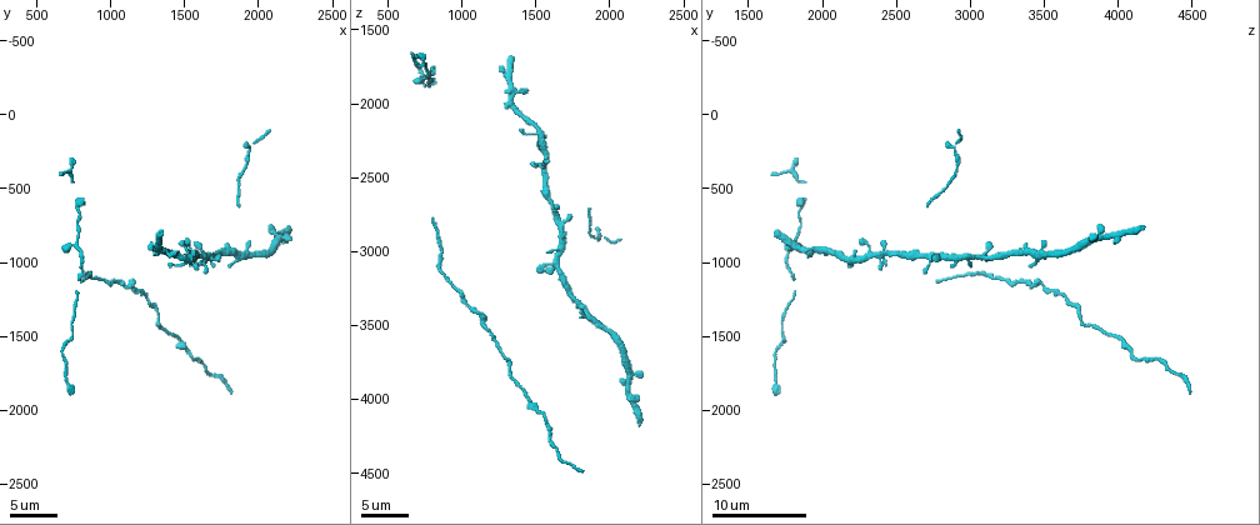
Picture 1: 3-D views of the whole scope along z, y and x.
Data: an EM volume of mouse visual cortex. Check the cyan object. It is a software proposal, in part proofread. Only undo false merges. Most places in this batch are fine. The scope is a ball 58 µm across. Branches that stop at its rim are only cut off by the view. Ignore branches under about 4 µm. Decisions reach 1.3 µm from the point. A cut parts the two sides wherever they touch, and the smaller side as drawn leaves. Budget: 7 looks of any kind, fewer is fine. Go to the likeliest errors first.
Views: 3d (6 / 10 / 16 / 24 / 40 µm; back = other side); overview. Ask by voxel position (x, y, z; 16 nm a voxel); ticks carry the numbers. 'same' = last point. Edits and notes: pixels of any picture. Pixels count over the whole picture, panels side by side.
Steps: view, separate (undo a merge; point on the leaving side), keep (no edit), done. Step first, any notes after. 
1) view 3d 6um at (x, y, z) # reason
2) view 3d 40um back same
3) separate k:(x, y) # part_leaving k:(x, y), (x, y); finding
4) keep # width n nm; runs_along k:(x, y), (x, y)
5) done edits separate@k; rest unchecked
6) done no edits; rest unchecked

view 3d 16um at (1600, 960, 3100) # four arms meet

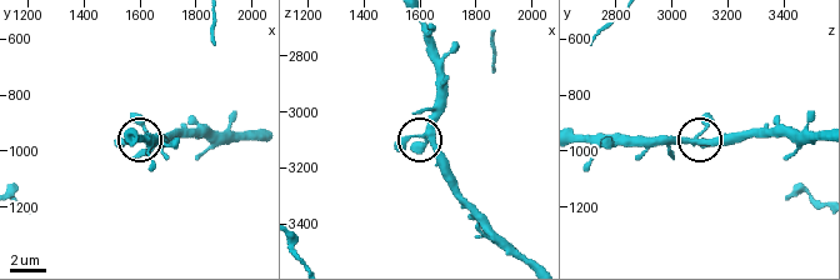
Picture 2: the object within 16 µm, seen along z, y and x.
keep # runs_along 2:(584, 139), (734, 139); one neuron here

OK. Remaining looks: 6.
view 3d 16um at (800, 860, 1820) # two arms in line, one across

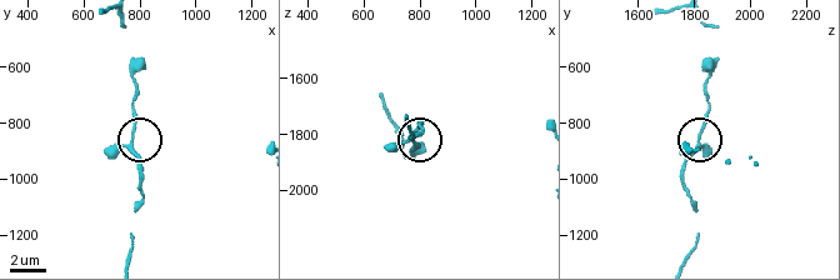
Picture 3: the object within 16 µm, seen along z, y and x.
keep # continuous, no second neuron

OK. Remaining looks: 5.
view 3d 16um at (1680, 960, 2820) # arms part here

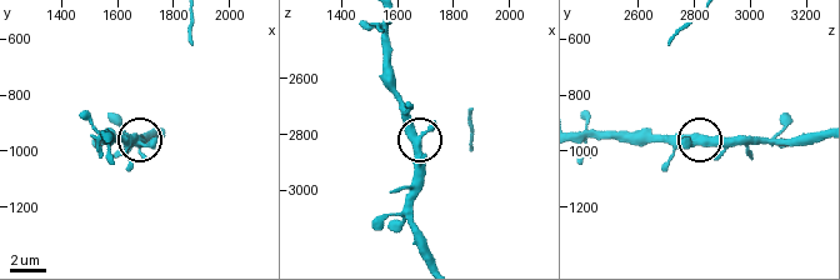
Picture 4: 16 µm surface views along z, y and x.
keep # width 380 nm; runs_along 4:(663, 139), (744, 135); one neuron here

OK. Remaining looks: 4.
view 3d 10um at (1160, 1120, 3460)

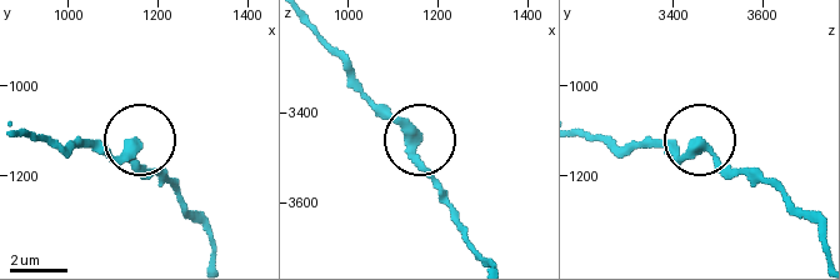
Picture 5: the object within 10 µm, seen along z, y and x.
keep # width 370 nm; all the same neuron

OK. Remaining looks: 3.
done no edits; rest unchecked

